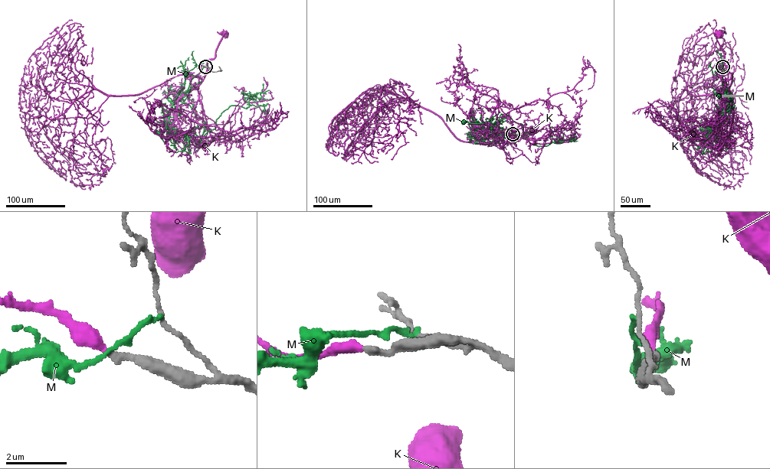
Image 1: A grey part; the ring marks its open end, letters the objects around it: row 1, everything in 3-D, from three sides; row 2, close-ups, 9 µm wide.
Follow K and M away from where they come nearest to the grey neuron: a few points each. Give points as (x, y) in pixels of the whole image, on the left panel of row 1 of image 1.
K: (205, 66), (201, 66), (199, 79), (208, 71), (207, 62), (214, 56), (222, 36), (226, 34)
M: (207, 66), (178, 96), (169, 112), (172, 125), (188, 137), (191, 153), (172, 150), (155, 131)

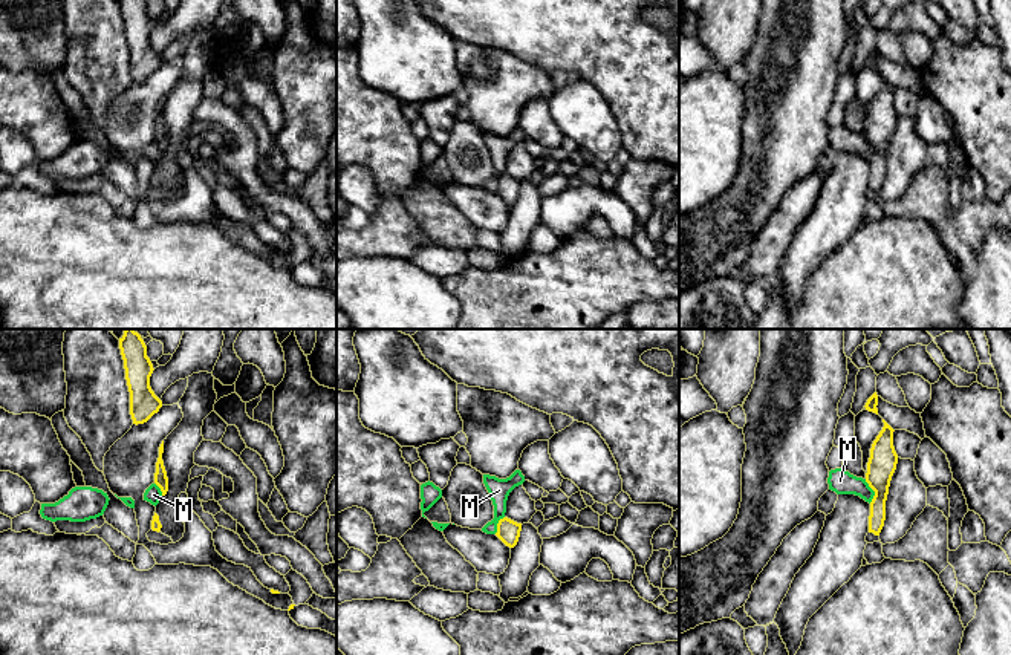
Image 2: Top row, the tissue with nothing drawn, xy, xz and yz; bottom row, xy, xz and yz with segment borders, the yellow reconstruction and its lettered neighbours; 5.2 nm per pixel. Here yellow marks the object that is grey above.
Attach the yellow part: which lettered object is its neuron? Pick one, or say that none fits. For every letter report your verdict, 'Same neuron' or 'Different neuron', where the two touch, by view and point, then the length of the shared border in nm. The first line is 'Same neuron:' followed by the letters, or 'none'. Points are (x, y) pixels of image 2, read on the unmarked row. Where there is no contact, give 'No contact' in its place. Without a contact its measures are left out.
Same neuron: K
K: Same neuron. No contact
M: Different neuron. Touches yellow at yz (874, 147). Shared border 130 nm

